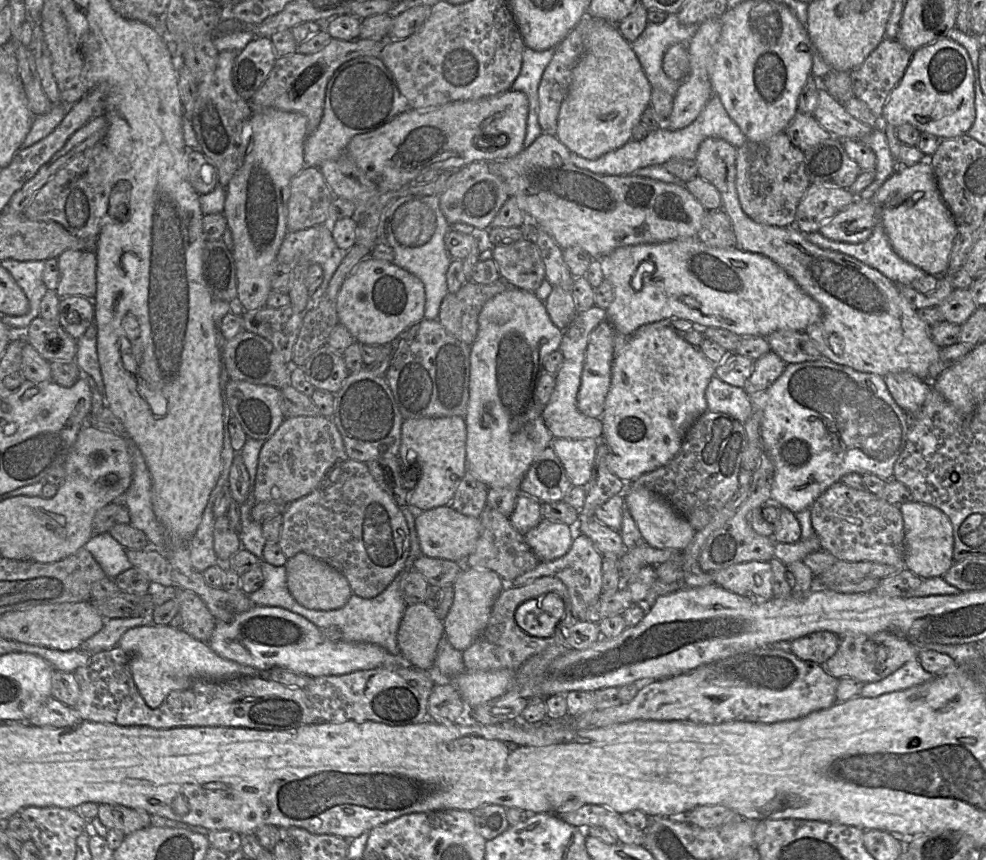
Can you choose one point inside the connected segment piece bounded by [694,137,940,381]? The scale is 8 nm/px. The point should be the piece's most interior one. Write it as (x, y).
(866, 324)

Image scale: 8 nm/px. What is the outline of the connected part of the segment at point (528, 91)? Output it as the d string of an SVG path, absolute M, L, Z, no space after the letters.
M525 47L519 75L510 88L515 91L524 92L529 101L524 148L529 147L542 134L542 129L538 122L538 87L543 72L552 59L554 52L555 48L544 51L535 51L529 47Z

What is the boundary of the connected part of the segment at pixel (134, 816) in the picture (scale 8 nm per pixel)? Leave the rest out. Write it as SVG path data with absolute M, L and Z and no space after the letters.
M100 804L97 819L107 829L121 830L126 836L151 825L150 814L122 805Z

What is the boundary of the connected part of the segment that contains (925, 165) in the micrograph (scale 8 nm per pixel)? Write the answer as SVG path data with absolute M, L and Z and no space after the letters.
M929 159L909 167L898 167L871 199L895 253L904 261L937 277L948 270L949 256L956 236L952 213L937 187Z

